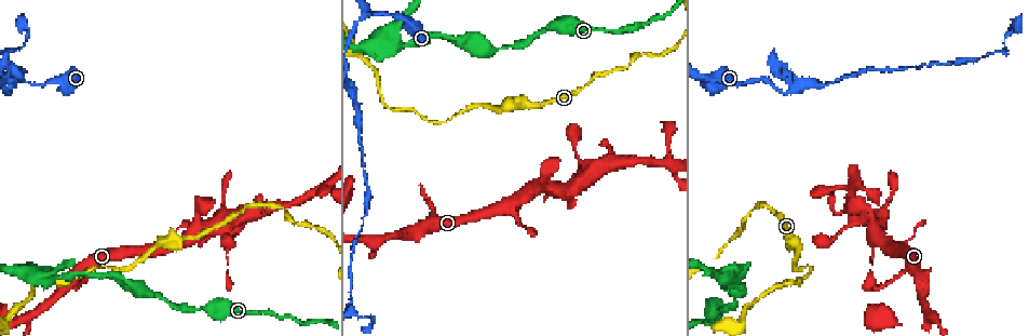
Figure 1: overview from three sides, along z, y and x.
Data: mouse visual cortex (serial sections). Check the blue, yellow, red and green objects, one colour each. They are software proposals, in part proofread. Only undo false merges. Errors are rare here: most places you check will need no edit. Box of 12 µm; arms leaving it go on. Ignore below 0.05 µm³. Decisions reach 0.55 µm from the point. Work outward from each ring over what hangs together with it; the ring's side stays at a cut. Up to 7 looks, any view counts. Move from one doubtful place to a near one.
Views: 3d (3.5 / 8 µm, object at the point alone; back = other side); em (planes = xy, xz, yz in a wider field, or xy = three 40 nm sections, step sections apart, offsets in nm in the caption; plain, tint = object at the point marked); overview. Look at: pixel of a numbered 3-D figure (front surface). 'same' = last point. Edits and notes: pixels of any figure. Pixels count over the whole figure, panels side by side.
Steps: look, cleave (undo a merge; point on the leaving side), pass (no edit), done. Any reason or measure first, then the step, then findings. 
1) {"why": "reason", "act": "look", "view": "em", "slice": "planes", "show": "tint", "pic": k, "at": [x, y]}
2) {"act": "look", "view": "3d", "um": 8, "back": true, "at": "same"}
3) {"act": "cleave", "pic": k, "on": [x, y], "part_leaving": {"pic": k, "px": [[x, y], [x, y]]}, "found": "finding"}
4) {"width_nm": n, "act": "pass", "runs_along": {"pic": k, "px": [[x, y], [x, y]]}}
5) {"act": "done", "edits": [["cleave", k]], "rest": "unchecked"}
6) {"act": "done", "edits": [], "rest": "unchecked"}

{"why": "three arms meet", "act": "look", "view": "em", "slice": "planes", "show": "tint", "pic": 1, "at": [393, 35]}

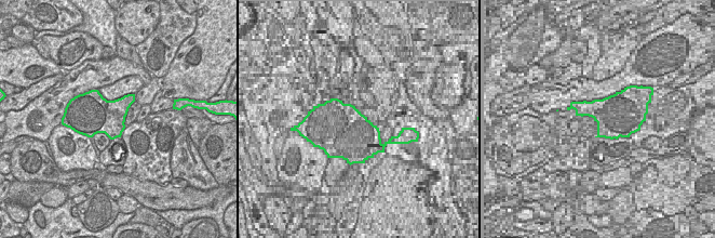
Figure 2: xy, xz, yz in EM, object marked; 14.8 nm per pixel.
{"why": "see where the arms go", "act": "look", "view": "3d", "um": 3.5, "at": "same"}

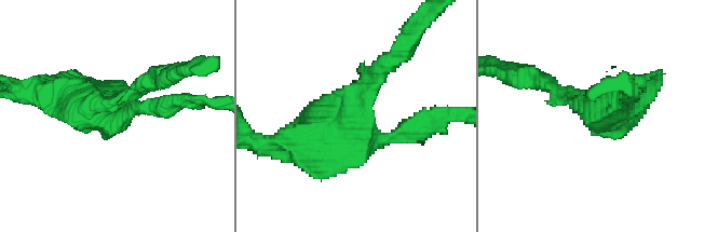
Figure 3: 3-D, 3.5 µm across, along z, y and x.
{"act": "pass", "found": "all the same cell"}

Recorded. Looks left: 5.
{"why": "four-way junction", "act": "look", "view": "3d", "um": 3.5, "pic": 1, "at": [664, 162]}

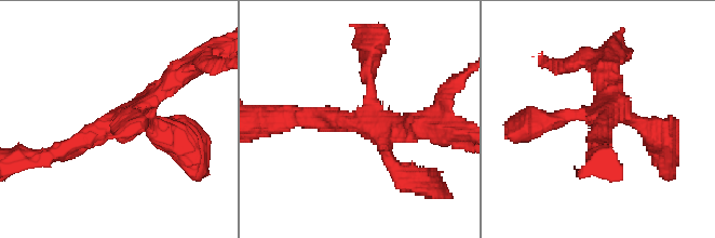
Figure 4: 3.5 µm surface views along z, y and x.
{"arms": 4, "arm_widths_nm": [200, 200, 250, 250], "act": "look", "view": "em", "slice": "xy", "step": 5, "show": "plain", "pic": 4, "at": [360, 120]}

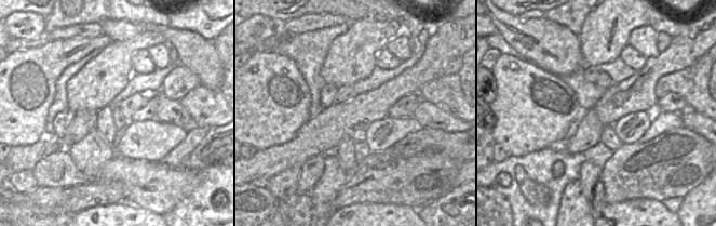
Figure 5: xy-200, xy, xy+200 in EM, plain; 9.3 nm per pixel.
{"why": "with the object marked", "act": "look", "view": "em", "slice": "xy", "step": 5, "show": "tint", "at": "same"}

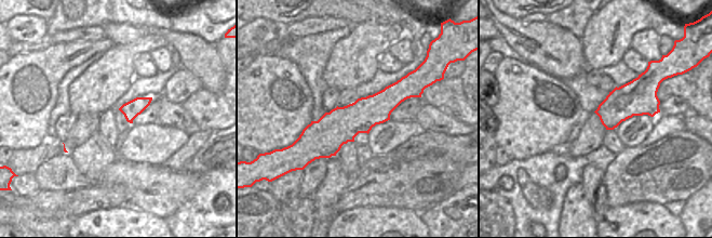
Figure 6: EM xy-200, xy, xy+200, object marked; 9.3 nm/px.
{"act": "pass", "runs_along": {"pic": 4, "px": [[297, 117], [360, 119], [400, 172]]}, "found": "all the same cell"}

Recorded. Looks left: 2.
{"why": "abrupt turn", "act": "look", "view": "3d", "um": 3.5, "pic": 1, "at": [373, 316]}

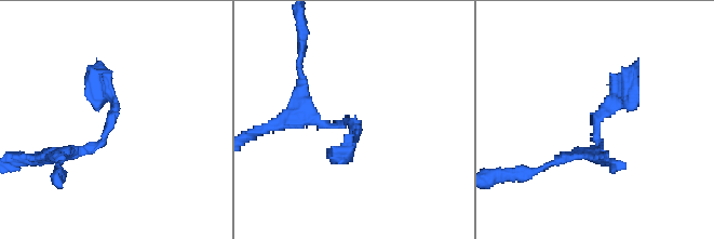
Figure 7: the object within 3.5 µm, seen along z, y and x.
{"arm_widths_nm": [200, 300], "why": "need the tissue", "act": "look", "view": "em", "slice": "xy", "step": 3, "show": "tint", "pic": 7, "at": [349, 120]}

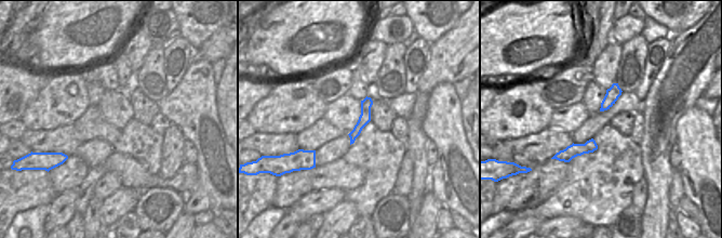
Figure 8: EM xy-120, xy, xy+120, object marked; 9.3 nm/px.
{"act": "pass", "runs_along": {"pic": 8, "px": [[368, 100], [365, 117], [352, 137]]}, "found": "continuous, no second cell"}

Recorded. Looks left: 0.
{"act": "done", "edits": [], "rest": "unchecked"}

